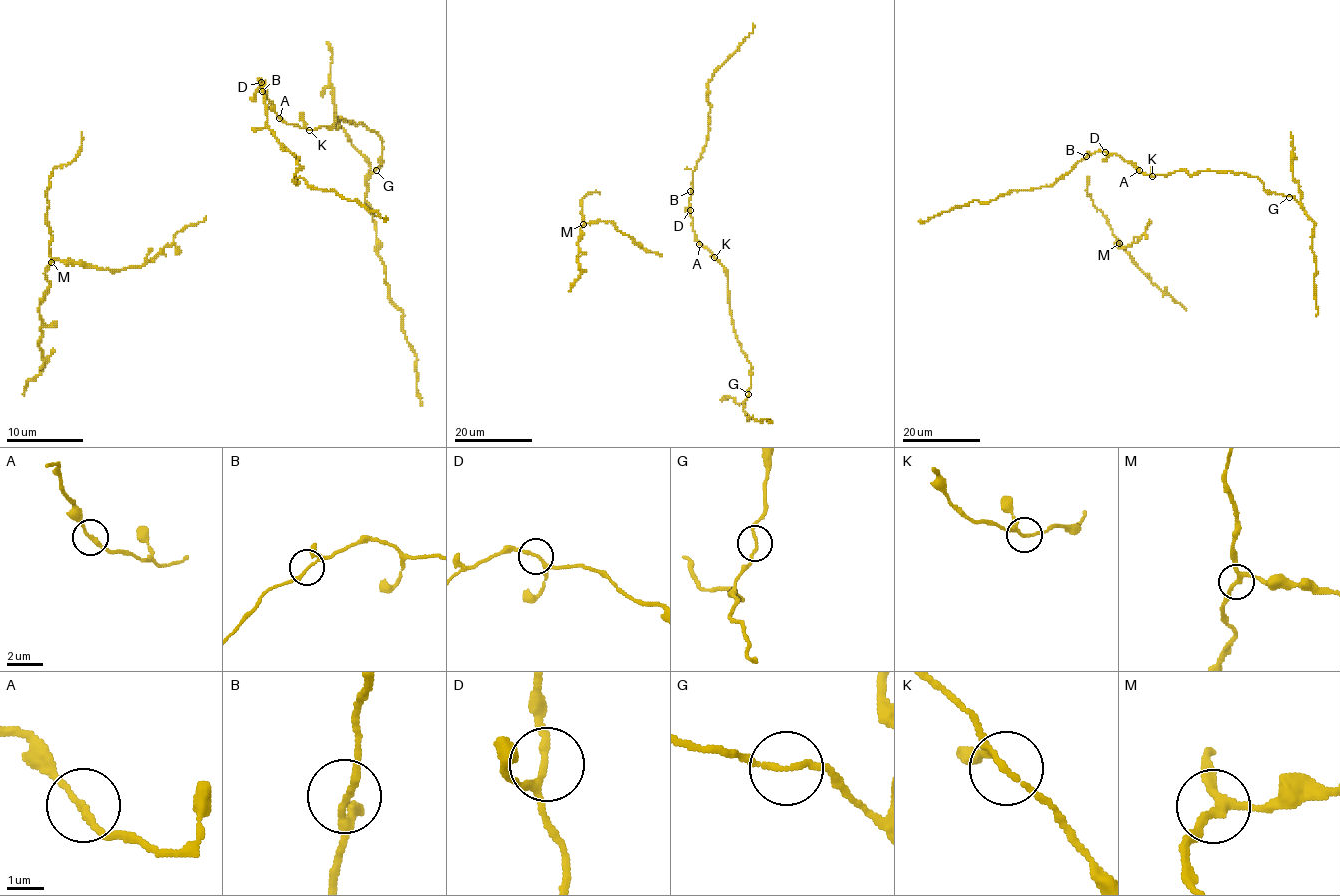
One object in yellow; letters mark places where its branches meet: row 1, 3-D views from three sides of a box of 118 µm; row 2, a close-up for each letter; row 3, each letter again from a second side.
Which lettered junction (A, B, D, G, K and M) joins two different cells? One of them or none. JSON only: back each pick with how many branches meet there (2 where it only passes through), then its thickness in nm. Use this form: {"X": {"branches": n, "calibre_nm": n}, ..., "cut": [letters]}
{"cut": []}

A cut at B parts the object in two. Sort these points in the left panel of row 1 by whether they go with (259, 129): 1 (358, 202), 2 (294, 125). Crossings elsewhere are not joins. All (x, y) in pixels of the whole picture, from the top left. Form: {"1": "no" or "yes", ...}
{"1": "yes", "2": "no"}

